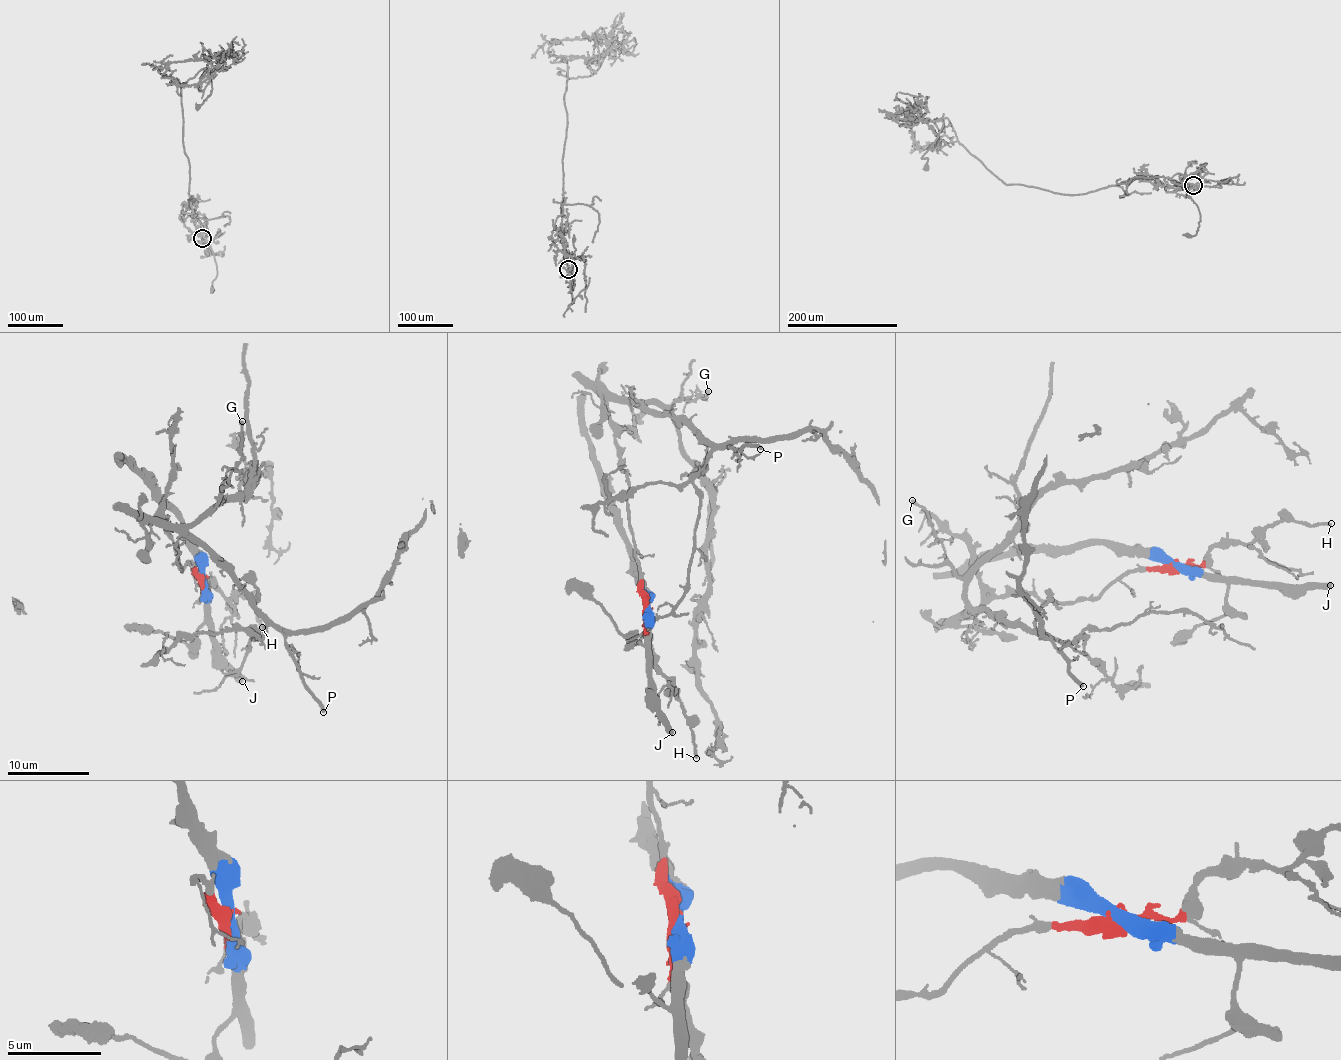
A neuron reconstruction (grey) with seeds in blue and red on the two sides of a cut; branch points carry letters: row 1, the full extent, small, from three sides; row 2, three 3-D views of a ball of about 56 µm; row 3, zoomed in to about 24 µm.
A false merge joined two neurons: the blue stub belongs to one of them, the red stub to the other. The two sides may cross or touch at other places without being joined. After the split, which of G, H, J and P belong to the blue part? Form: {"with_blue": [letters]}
{"with_blue": ["J"]}

